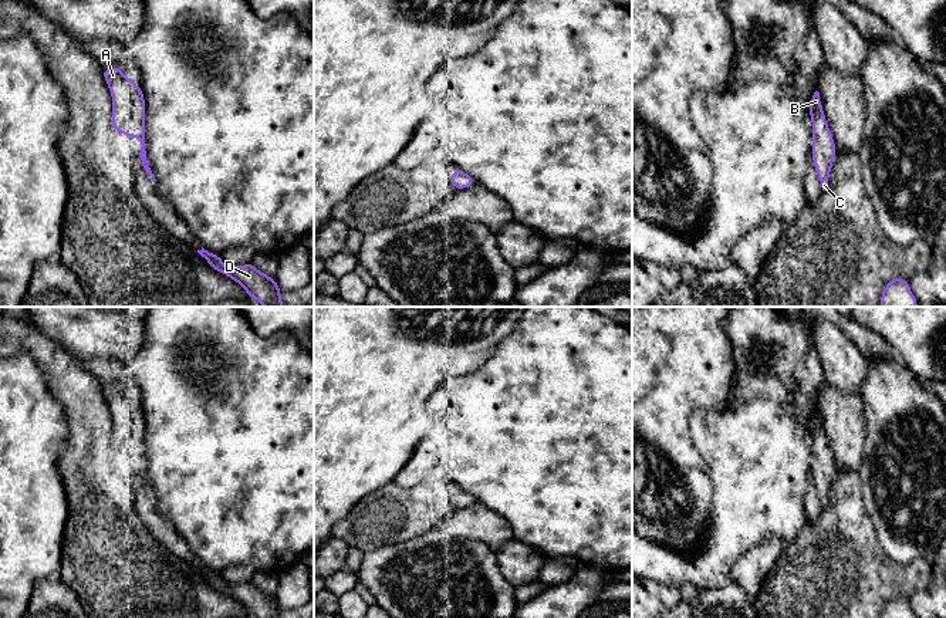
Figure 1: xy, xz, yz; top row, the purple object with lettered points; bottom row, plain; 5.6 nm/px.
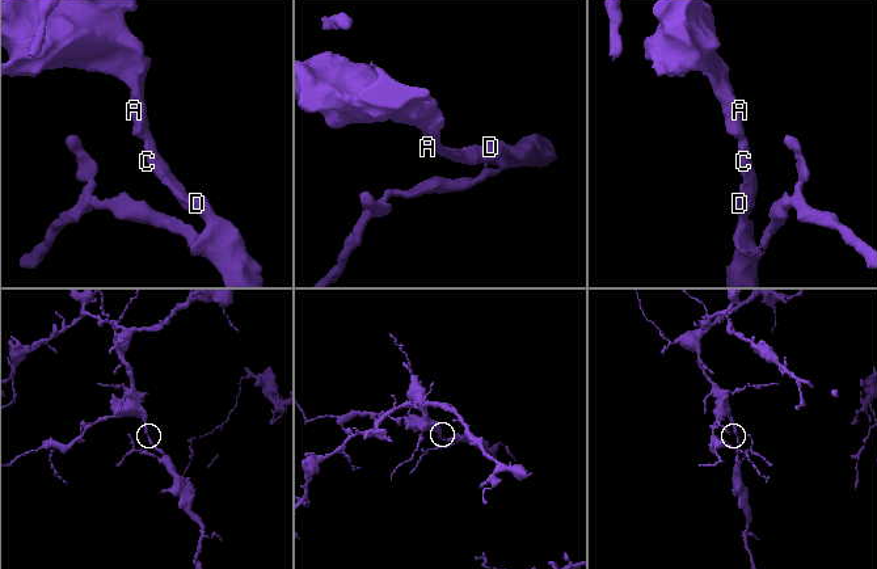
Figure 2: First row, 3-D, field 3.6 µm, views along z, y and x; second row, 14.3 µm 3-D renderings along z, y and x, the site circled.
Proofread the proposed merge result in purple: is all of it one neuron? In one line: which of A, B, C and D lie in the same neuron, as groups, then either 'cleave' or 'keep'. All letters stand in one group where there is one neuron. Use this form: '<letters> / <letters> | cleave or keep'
A B C D | keep

